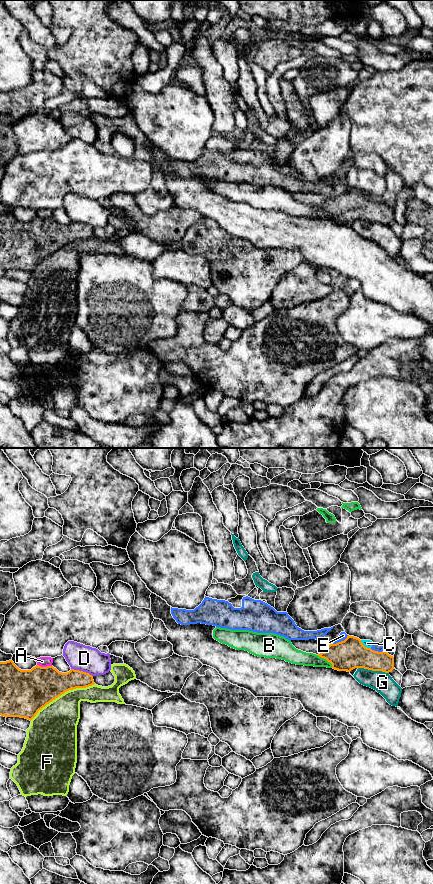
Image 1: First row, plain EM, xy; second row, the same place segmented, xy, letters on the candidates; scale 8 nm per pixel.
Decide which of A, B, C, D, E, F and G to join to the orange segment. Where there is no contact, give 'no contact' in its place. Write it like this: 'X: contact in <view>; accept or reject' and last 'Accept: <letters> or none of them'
A: contact in xy; reject
B: contact in xy; reject
C: contact in xy; reject
D: contact in xy; reject
E: contact in xy; reject
F: contact in xy; reject
G: contact in xy; reject
Accept: none of them

